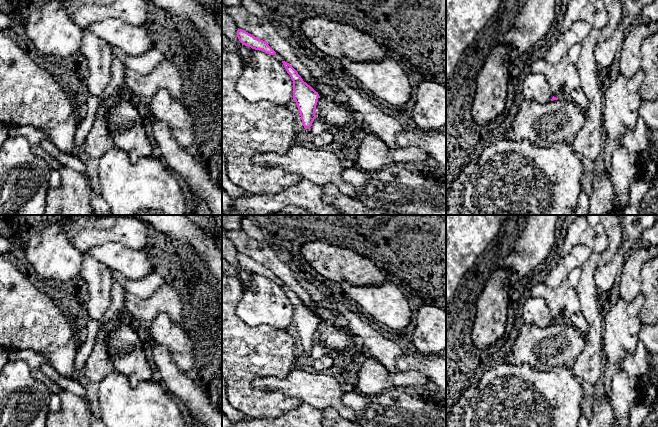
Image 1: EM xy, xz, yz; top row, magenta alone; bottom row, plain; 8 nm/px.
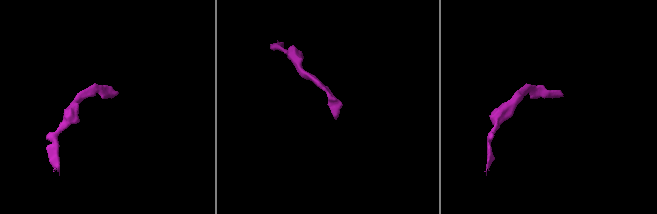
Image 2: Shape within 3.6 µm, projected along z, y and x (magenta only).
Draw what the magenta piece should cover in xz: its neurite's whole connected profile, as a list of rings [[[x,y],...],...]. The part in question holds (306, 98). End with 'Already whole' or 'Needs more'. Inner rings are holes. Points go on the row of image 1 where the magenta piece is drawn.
[[[282,61],[293,81],[293,100],[296,102],[305,129],[310,129],[316,118],[315,110],[319,94],[303,81],[298,72],[287,62]]]. Already whole

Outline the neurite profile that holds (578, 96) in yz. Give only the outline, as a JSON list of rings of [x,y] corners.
[[[581,88],[574,90],[568,98],[571,99],[577,105],[579,105],[586,114],[587,108],[589,106],[589,101],[587,99],[586,94]]]

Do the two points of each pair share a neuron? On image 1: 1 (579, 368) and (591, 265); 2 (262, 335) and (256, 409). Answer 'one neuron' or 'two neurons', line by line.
1: one neuron
2: one neuron

